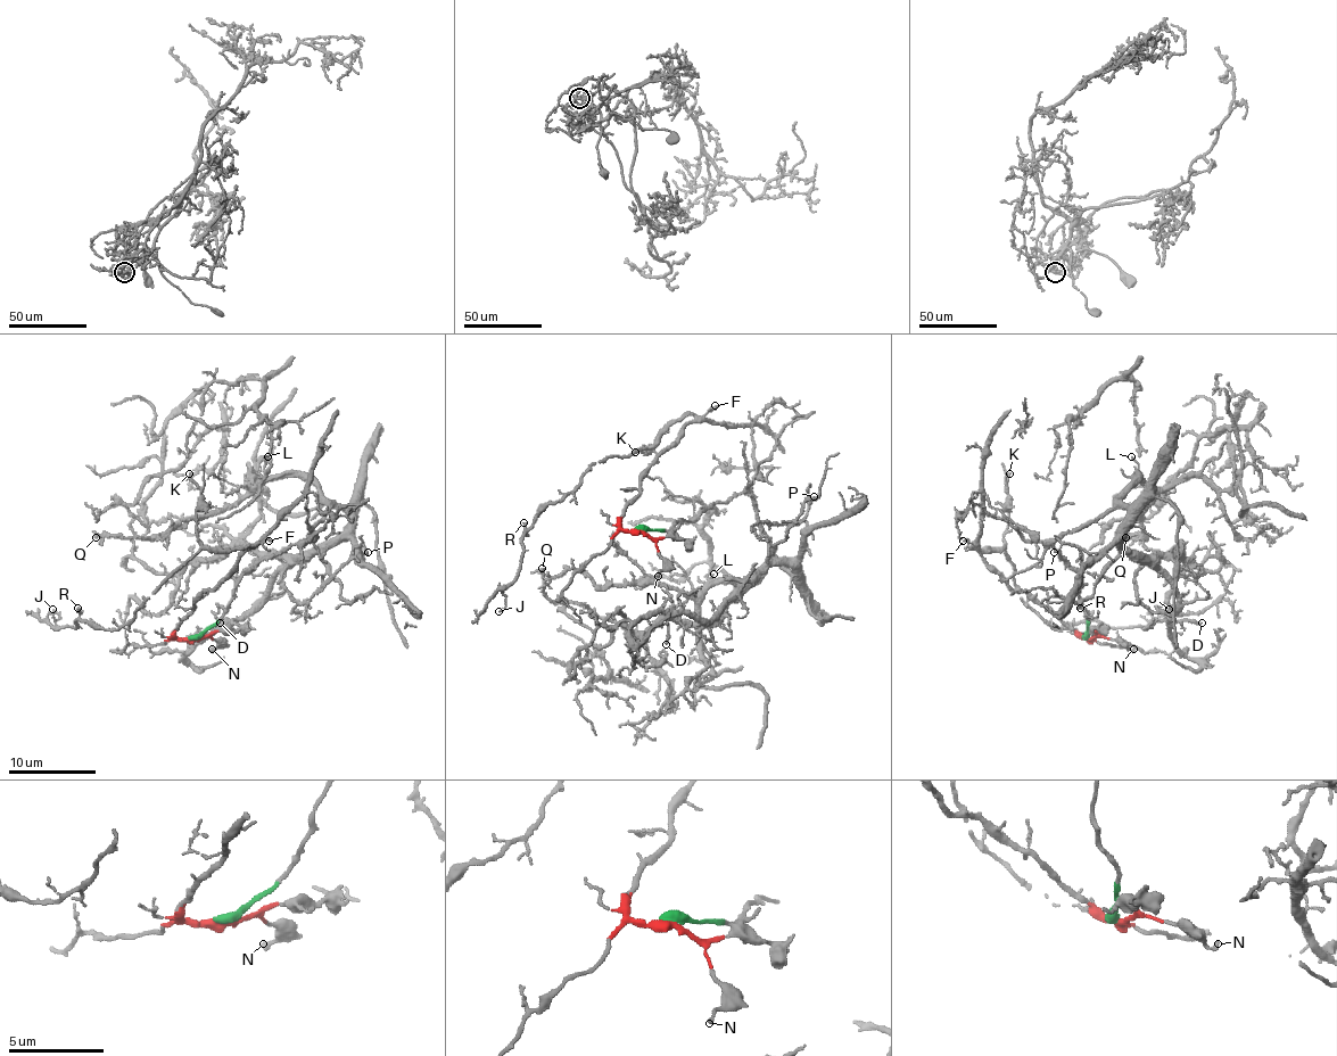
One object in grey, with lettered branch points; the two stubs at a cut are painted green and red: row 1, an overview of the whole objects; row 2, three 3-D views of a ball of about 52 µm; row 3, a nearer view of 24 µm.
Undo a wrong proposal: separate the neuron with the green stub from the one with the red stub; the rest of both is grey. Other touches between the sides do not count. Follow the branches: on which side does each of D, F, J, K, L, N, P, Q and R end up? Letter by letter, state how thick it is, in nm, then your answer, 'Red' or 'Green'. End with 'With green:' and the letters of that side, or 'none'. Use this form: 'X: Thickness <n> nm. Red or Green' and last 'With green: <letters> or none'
D: Thickness 150 nm. Green
F: Thickness 100 nm. Red
J: Thickness 130 nm. Red
K: Thickness 200 nm. Red
L: Thickness 120 nm. Green
N: Thickness 180 nm. Red
P: Thickness 100 nm. Green
Q: Thickness 190 nm. Green
R: Thickness 150 nm. Red
With green: D, L, P, Q

